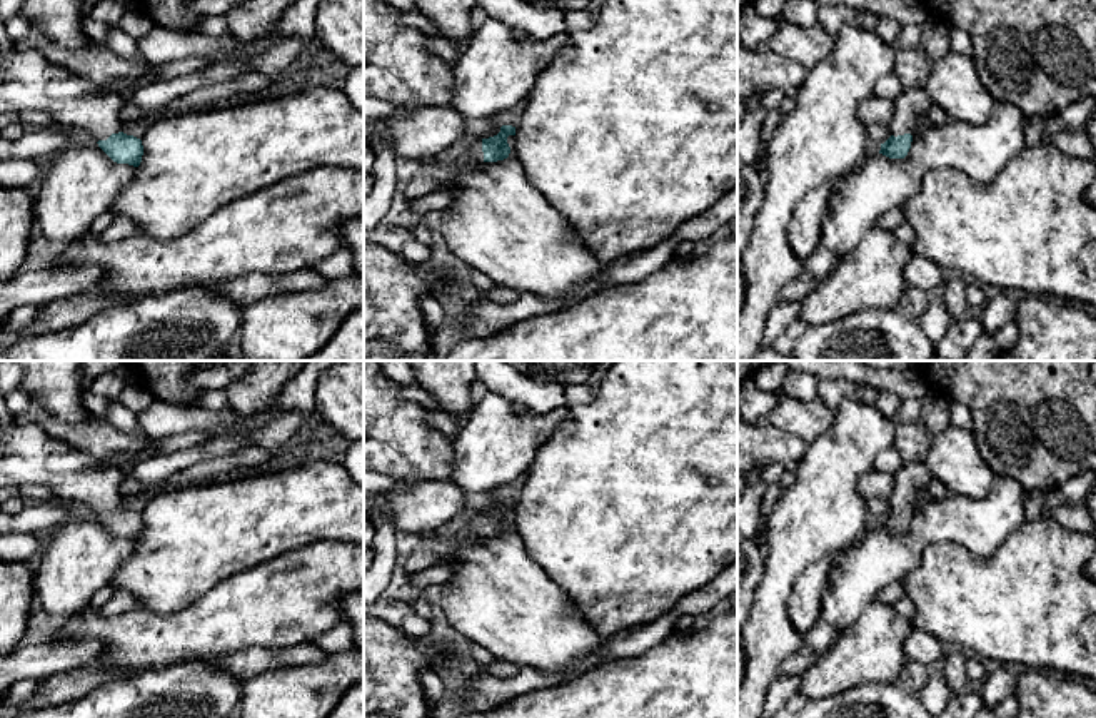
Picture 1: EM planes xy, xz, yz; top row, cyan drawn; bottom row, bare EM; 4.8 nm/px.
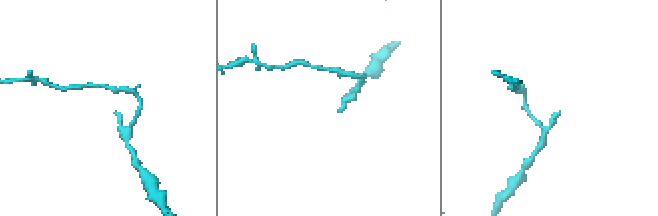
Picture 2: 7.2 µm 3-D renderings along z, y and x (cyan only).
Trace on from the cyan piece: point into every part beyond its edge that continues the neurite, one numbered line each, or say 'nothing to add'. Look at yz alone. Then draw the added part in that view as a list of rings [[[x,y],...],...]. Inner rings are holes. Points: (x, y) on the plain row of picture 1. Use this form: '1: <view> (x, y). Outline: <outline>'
1: yz (913, 476). Outline: [[[904,461],[892,476],[892,491],[887,496],[891,509],[914,509],[916,493],[926,489],[933,479],[924,463]]]

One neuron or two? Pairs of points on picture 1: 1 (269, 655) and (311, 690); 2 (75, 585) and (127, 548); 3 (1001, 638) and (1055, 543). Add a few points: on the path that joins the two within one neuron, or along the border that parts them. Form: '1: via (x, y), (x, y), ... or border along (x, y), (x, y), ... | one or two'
1: border along (322, 660), (312, 665), (269, 668), (247, 680) | two
2: via (89, 571), (109, 551), (114, 551) | one
3: via (1013, 615), (1033, 595), (1040, 566) | one

